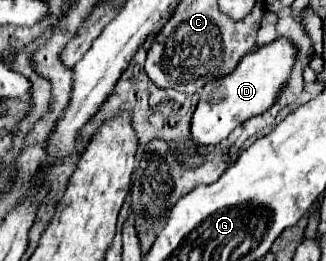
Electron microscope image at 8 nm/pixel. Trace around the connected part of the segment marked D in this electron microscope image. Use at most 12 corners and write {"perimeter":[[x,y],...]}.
{"perimeter":[[286,38],[210,80],[190,120],[198,148],[274,104],[294,66]]}

